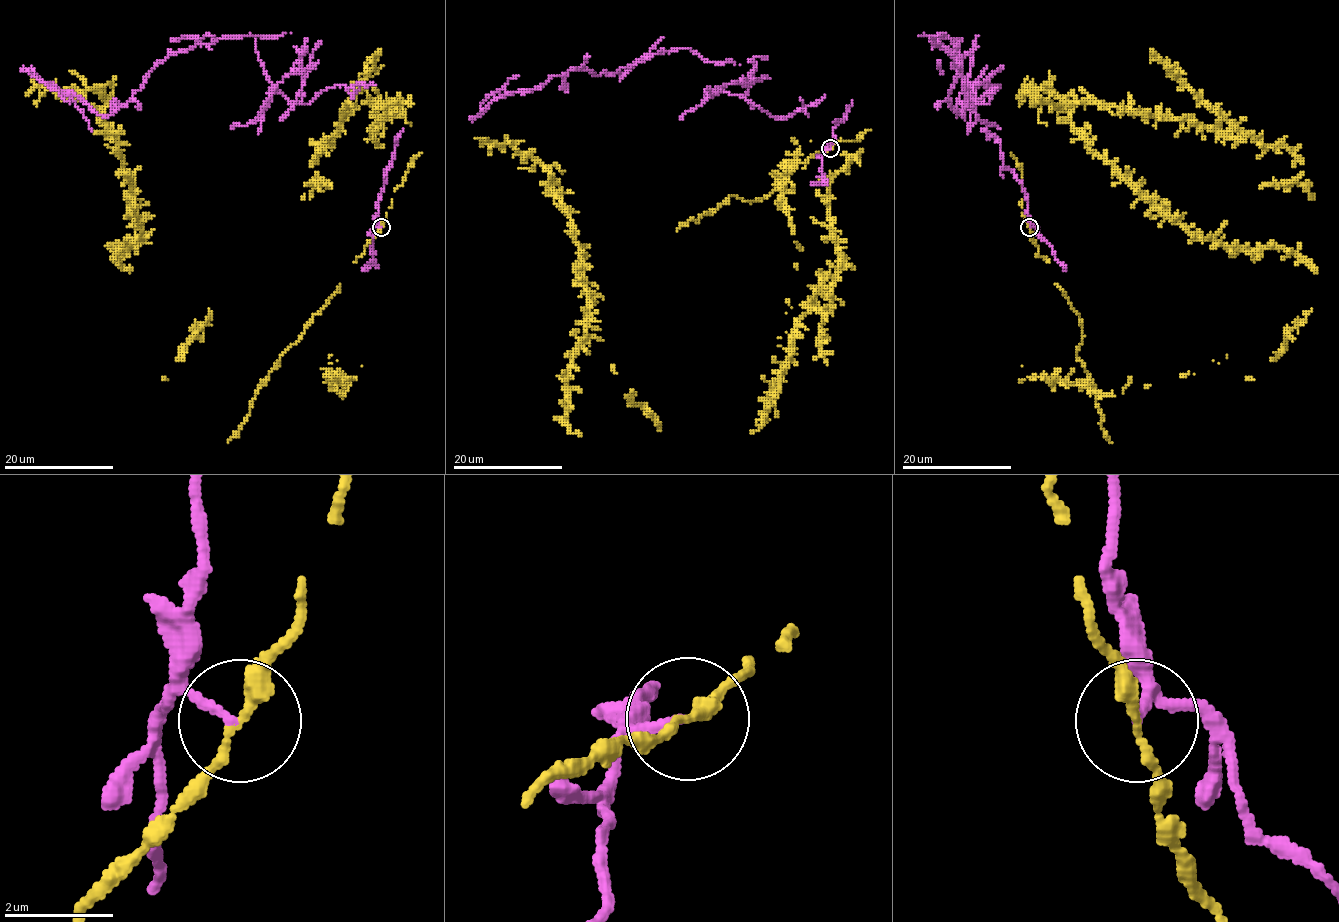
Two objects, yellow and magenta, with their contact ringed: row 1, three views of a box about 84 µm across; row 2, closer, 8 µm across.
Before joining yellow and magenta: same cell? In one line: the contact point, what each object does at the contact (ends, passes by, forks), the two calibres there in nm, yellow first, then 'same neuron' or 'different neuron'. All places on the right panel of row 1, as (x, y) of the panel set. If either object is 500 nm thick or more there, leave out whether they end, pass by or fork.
place (1029, 227); yellow passes by; magenta ends; calibres 240 and 150 nm; different neuron

